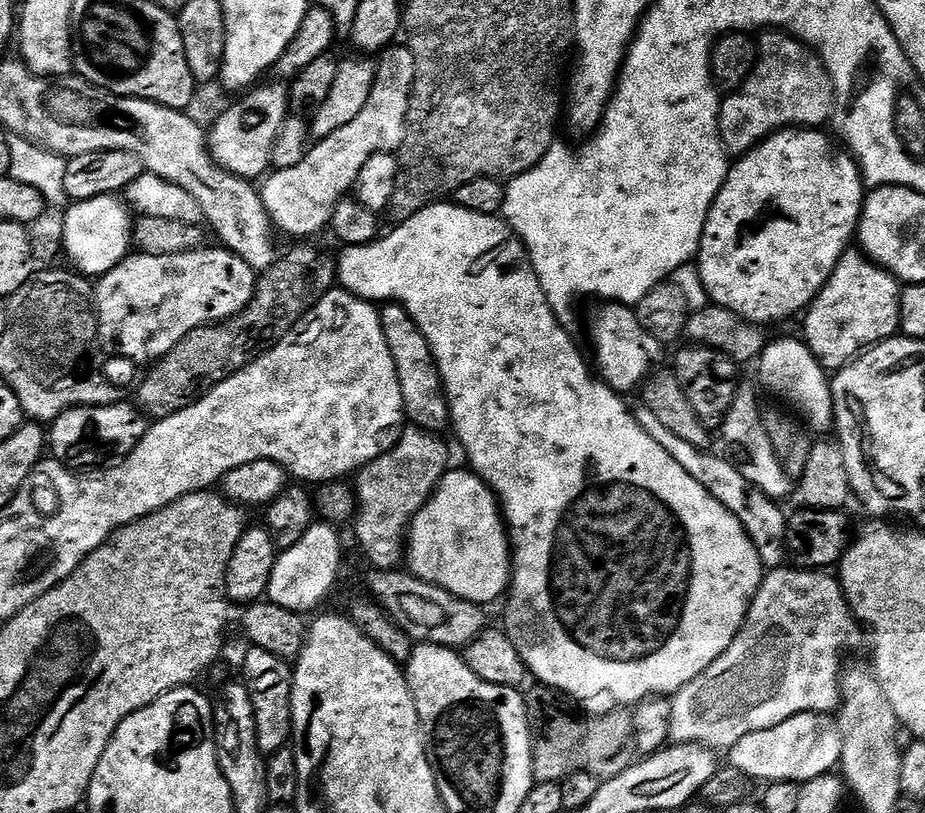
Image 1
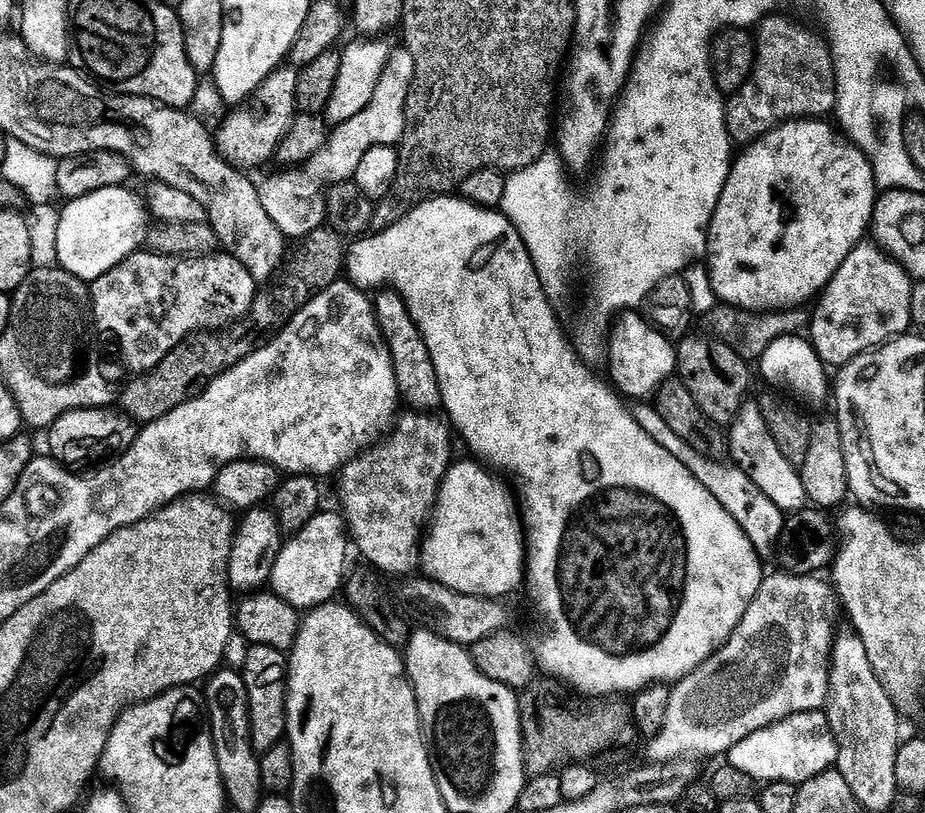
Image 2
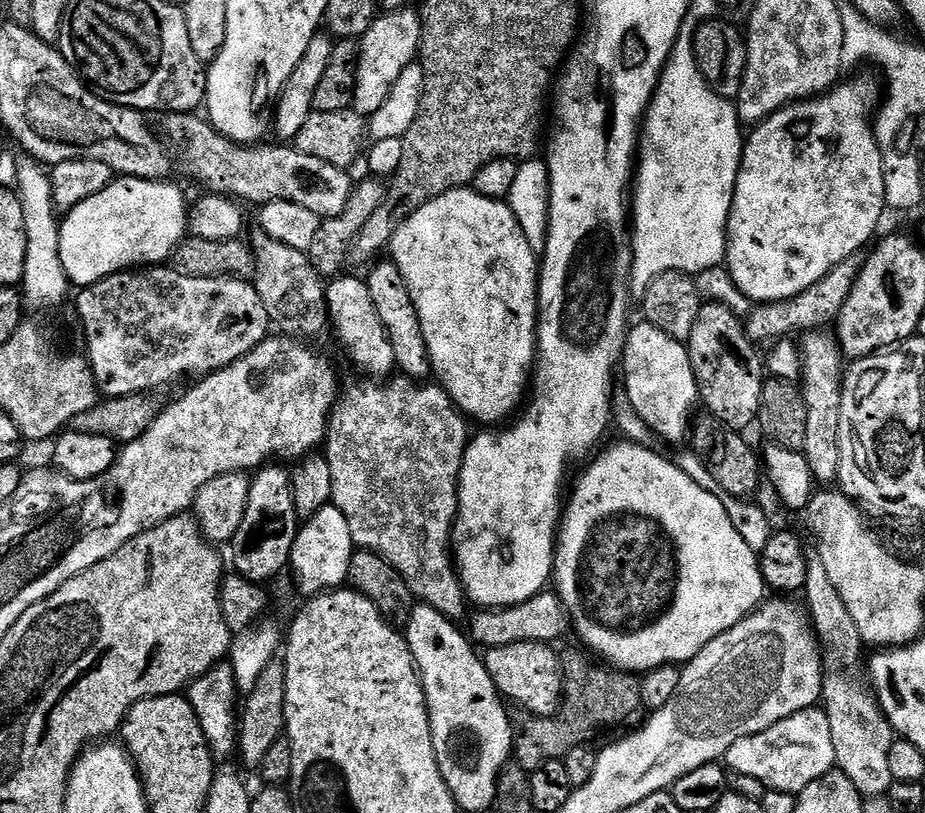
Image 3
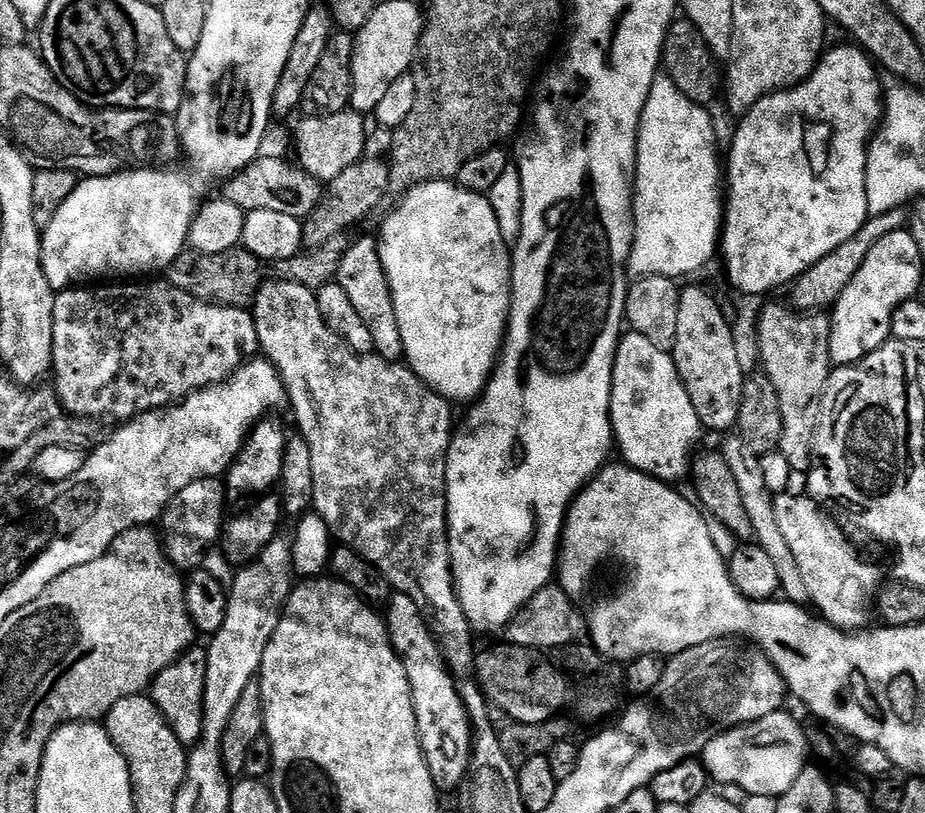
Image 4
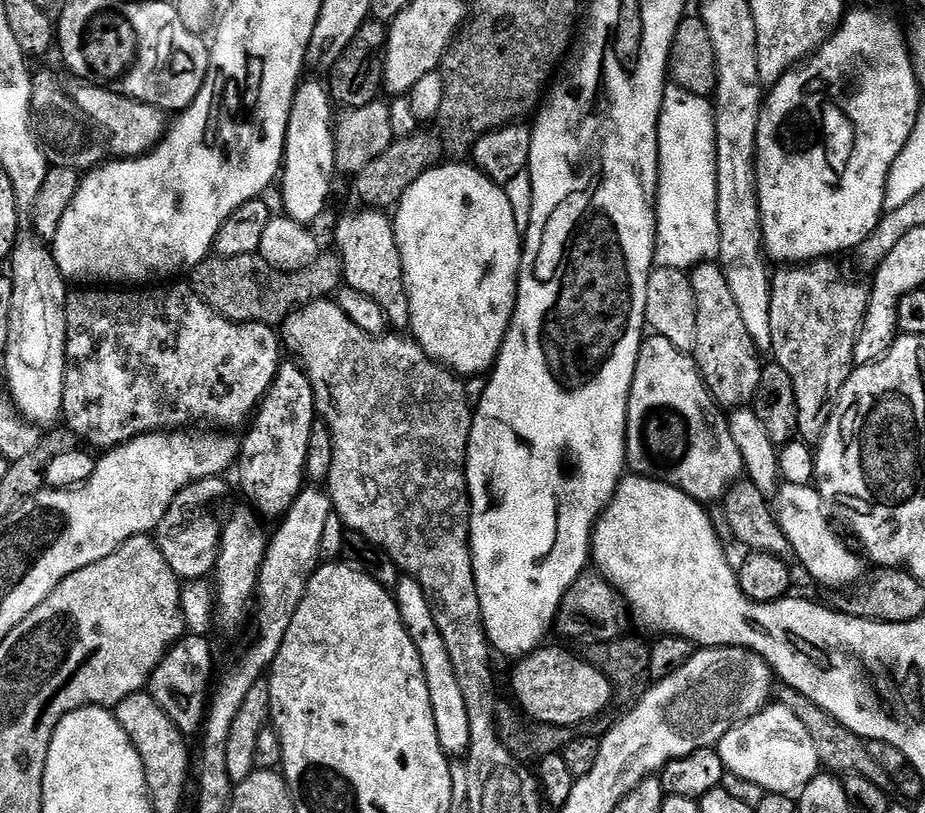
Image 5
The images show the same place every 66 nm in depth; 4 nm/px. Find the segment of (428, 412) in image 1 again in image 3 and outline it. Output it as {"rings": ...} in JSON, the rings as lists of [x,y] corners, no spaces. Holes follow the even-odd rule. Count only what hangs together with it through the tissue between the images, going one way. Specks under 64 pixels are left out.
{"rings":[[[377,263],[369,276],[366,276],[368,293],[374,302],[374,310],[382,322],[385,334],[388,335],[388,345],[392,348],[392,362],[397,369],[401,368],[403,375],[413,382],[420,382],[429,375],[432,363],[428,357],[426,338],[422,334],[422,326],[418,318],[418,310],[410,298],[410,290],[395,265]]]}

